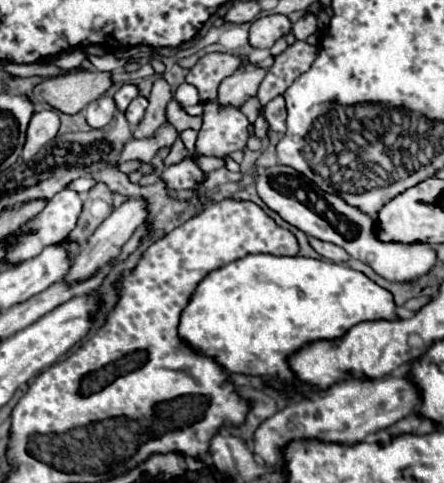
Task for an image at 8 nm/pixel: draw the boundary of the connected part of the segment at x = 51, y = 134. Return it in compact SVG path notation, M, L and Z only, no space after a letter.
M37 111L27 129L27 143L23 147L23 159L35 157L35 153L57 137L59 131L59 115L55 111Z

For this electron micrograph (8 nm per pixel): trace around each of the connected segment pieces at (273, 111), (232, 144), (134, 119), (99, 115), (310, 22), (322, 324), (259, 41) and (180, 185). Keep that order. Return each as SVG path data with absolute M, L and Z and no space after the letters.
M277 95L265 105L265 119L269 123L269 129L283 133L285 131L285 117L287 117L287 107L285 107L285 97Z
M215 101L205 103L203 127L199 131L195 153L197 155L229 155L231 151L245 149L249 137L249 121L235 107L219 107Z
M137 97L137 99L133 99L131 101L131 105L127 107L127 111L125 111L125 115L127 115L127 121L129 121L129 125L139 125L139 121L143 119L143 115L145 115L145 109L147 109L147 99L145 97Z
M99 97L95 99L93 103L89 103L85 107L85 117L87 117L87 123L93 127L93 129L101 129L103 125L109 125L113 115L115 115L115 101L113 97Z
M307 13L292 26L292 33L299 41L305 41L317 30L317 16L312 13Z
M247 255L211 271L197 285L195 293L181 313L179 337L195 353L215 359L223 369L231 373L293 379L287 357L301 345L317 339L335 339L361 321L397 319L393 307L395 303L389 291L381 289L367 275L341 263L327 263L323 259L309 259L301 255Z
M267 15L251 23L249 43L253 47L271 47L277 39L291 31L291 21L285 15Z
M183 159L179 165L167 167L161 177L165 179L169 189L181 191L181 189L195 189L199 181L203 181L203 171L195 165L193 159Z

